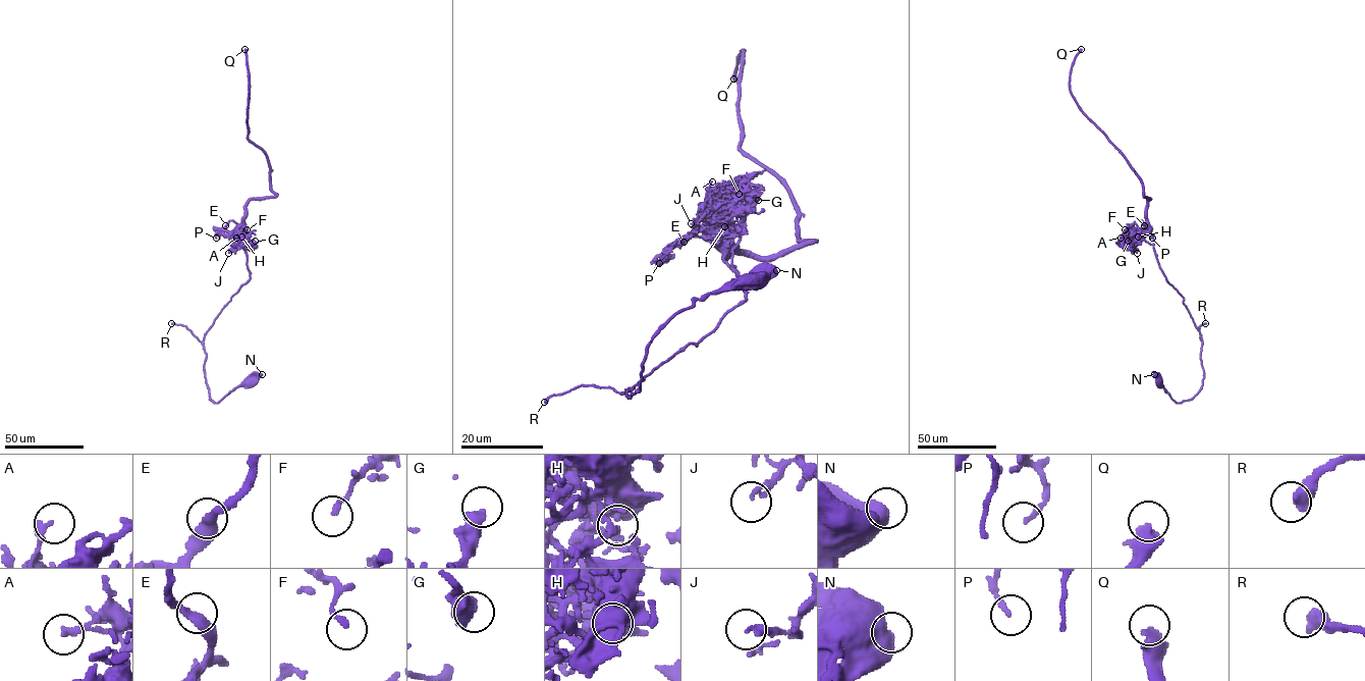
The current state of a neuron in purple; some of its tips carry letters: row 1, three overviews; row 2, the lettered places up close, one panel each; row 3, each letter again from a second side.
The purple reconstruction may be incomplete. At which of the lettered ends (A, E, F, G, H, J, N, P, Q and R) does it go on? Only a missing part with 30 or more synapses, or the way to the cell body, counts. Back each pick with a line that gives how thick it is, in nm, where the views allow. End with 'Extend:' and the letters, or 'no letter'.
Q: calibre 500 nm
R: calibre 600 nm
Extend: Q, R

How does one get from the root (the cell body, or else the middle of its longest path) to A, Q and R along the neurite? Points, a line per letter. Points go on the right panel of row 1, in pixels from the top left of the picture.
A: (1158, 380), (1177, 403), (1196, 394), (1203, 377), (1201, 334), (1153, 246), (1121, 238)
Q: (1158, 380), (1177, 403), (1192, 399), (1202, 384), (1202, 337), (1159, 266), (1141, 178), (1070, 90), (1081, 49)
R: (1158, 380), (1177, 403), (1196, 394), (1203, 377), (1199, 326), (1205, 323)

